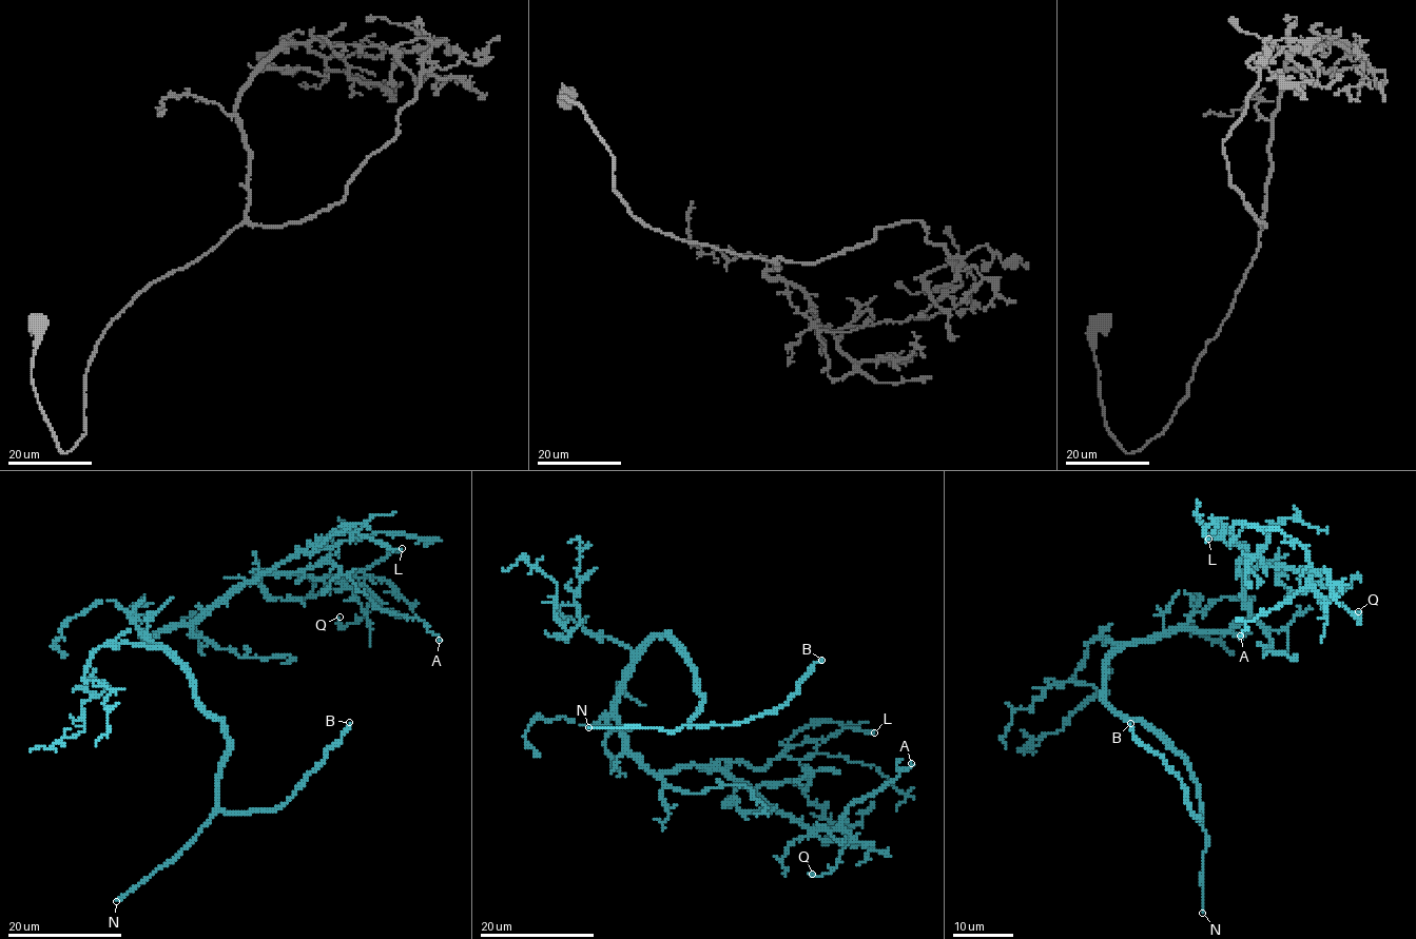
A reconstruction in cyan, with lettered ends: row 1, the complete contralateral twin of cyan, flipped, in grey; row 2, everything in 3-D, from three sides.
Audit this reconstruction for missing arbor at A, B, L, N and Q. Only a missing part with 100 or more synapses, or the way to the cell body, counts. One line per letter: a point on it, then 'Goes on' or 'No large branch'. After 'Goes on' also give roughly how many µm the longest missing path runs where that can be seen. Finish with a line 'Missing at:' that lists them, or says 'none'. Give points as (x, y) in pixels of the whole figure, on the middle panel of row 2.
A: Place: (911, 763). No large branch
B: Place: (821, 660). Goes on. Missing length about 70 µm
L: Place: (874, 732). No large branch
N: Place: (588, 727). Goes on. Missing length about 90 µm
Q: Place: (812, 874). No large branch
Missing at: B, N

